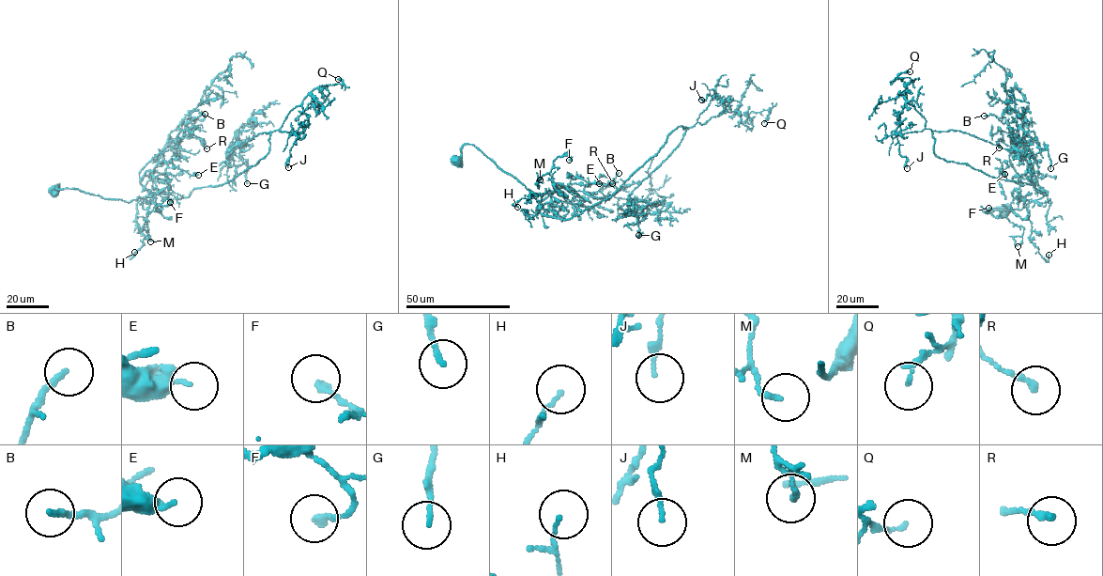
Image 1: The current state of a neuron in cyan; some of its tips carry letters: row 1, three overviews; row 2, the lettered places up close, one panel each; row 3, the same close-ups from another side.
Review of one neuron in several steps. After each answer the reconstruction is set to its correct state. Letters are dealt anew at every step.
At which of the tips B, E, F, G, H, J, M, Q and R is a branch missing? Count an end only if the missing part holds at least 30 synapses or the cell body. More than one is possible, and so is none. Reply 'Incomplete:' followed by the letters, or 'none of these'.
Incomplete: B

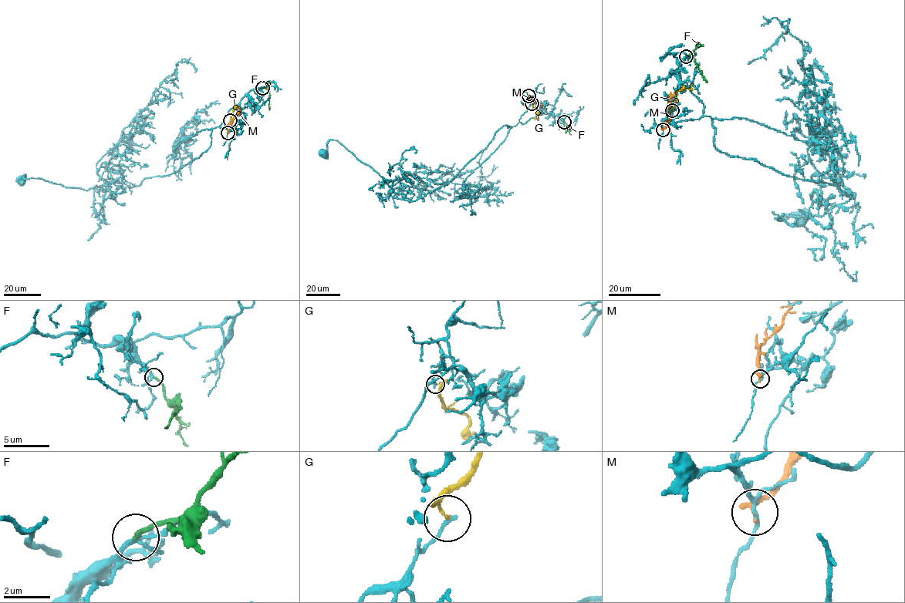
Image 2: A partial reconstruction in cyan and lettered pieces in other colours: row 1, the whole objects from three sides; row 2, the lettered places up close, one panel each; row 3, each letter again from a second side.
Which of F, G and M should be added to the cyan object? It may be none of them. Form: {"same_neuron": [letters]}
{"same_neuron": ["F"]}

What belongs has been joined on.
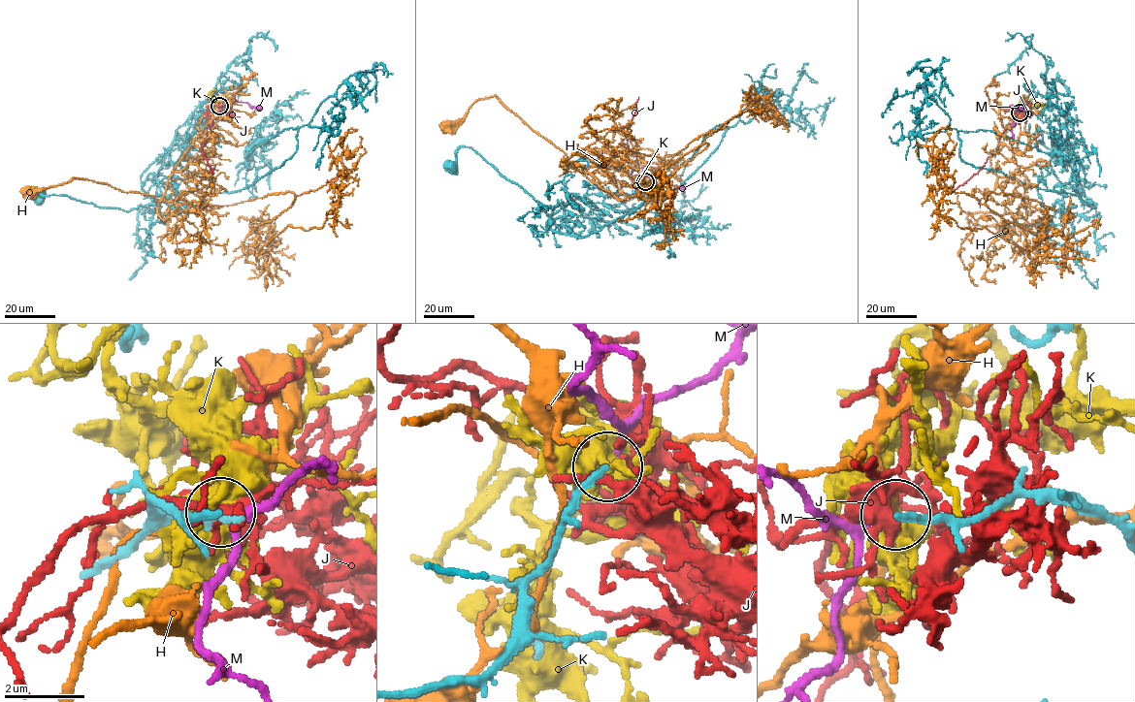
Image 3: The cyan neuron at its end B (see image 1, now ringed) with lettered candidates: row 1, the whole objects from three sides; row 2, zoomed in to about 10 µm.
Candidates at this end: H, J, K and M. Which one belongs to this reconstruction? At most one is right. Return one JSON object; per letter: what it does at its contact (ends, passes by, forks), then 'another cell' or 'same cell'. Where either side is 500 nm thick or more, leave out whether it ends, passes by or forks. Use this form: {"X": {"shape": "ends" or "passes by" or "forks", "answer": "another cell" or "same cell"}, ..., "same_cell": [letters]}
{"H": {"shape": "passes by", "answer": "another cell"}, "J": {"shape": "forks", "answer": "another cell"}, "K": {"answer": "another cell"}, "M": {"shape": "passes by", "answer": "same cell"}, "same_cell": ["M"]}

